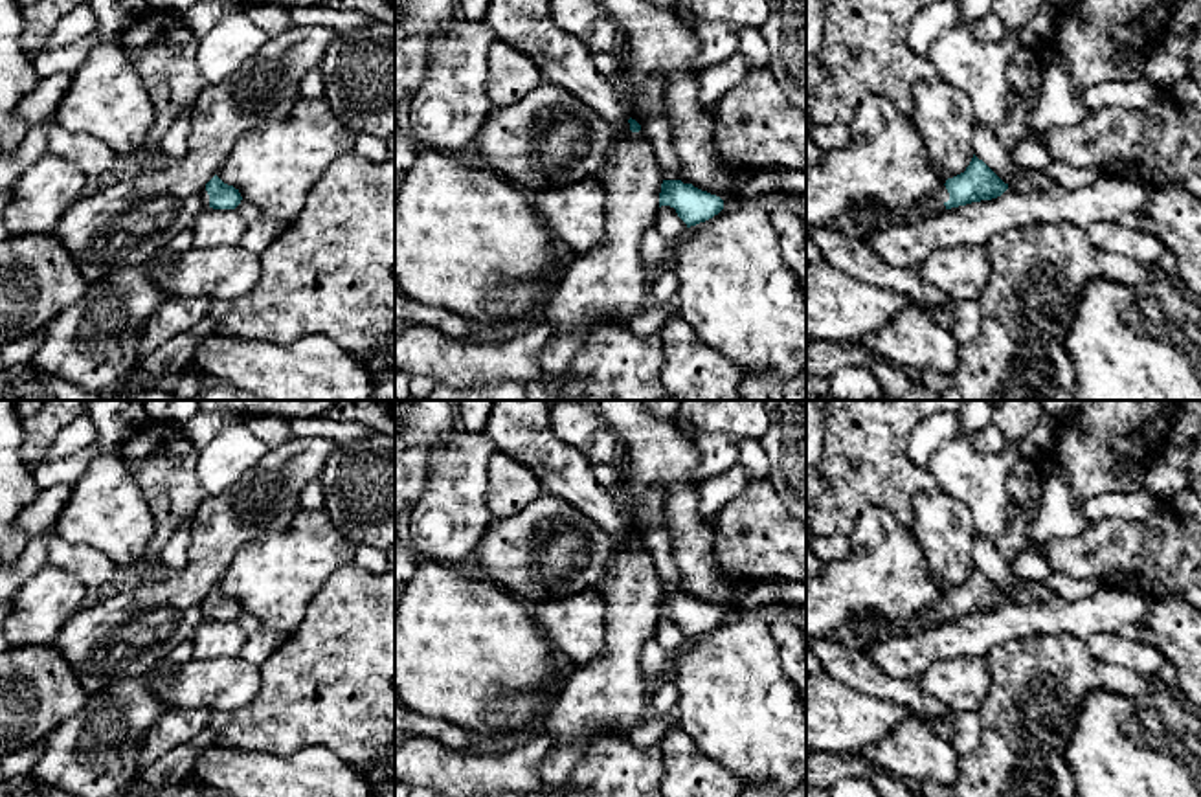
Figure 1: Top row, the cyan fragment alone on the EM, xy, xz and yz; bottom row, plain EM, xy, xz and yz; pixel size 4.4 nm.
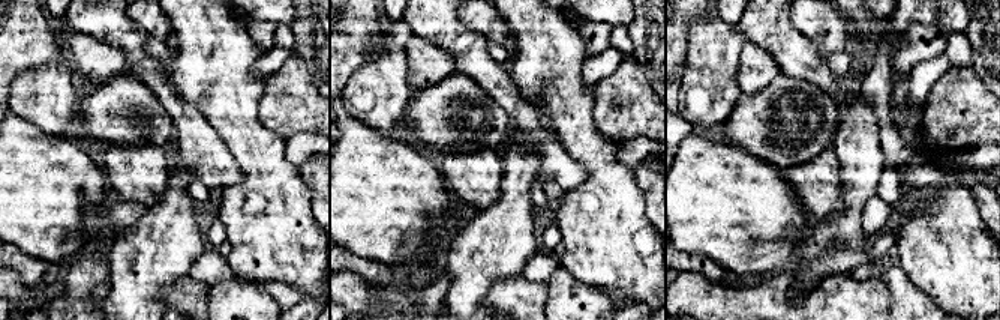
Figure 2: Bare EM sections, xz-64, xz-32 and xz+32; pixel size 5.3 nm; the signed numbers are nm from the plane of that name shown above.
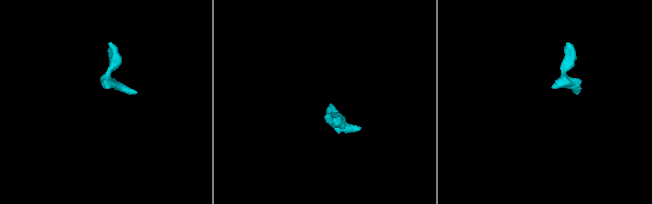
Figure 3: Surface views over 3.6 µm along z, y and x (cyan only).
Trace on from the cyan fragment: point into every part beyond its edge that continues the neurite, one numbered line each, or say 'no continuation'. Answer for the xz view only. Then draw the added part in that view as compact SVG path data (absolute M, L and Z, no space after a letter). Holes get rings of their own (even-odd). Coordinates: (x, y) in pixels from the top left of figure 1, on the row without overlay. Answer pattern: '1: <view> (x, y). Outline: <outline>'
1: xz (520, 428). Outline: M494 400L485 433L498 452L536 474L544 494L569 501L617 544L628 534L632 516L615 492L595 481L588 457L553 433L553 404L553 400Z

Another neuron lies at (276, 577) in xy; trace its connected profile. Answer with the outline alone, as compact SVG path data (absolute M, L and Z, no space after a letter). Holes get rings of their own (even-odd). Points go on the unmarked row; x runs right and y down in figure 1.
M299 509L286 531L244 544L217 588L261 626L286 637L299 628L327 578L353 562L354 549L323 509Z

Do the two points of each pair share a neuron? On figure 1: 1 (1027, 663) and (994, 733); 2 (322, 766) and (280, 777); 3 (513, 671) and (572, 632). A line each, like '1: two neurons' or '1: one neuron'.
1: one neuron
2: one neuron
3: two neurons

